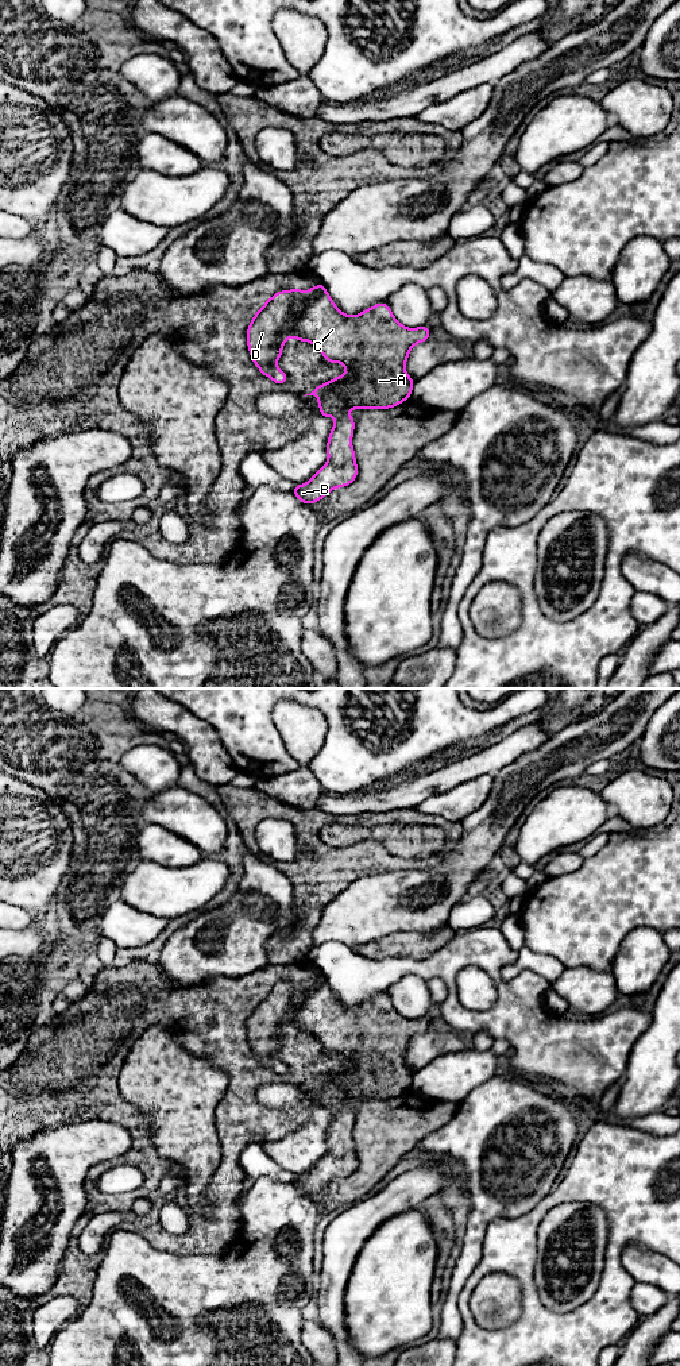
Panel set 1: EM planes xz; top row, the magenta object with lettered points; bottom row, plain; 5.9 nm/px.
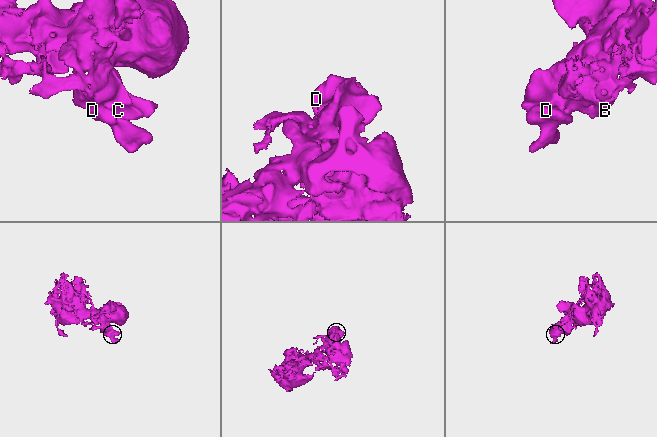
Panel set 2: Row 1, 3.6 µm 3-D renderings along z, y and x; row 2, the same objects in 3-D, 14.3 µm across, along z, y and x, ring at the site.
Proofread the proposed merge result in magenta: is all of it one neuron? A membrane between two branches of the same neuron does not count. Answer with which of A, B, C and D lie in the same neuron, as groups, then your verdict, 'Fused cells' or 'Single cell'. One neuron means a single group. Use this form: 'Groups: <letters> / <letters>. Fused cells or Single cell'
Groups: A B C D. Single cell

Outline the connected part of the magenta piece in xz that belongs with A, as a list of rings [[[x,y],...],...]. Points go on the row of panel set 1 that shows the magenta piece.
[[[320,282],[317,286],[310,288],[308,292],[304,292],[298,288],[294,288],[291,290],[279,290],[278,293],[275,293],[273,297],[270,297],[264,305],[262,305],[262,308],[255,313],[255,316],[252,317],[248,328],[247,328],[247,346],[248,346],[248,351],[250,351],[250,356],[252,359],[252,362],[255,363],[255,366],[259,368],[260,374],[263,377],[270,377],[273,379],[273,382],[275,385],[282,385],[285,382],[287,382],[287,374],[277,367],[277,362],[279,360],[279,358],[282,356],[282,347],[285,344],[285,342],[289,337],[294,337],[295,340],[300,342],[309,342],[312,343],[318,351],[322,352],[325,362],[328,363],[340,363],[345,366],[345,373],[343,375],[339,375],[333,379],[329,379],[325,383],[318,385],[310,394],[305,394],[306,395],[316,395],[318,400],[318,409],[322,417],[335,417],[336,421],[331,429],[328,441],[327,441],[327,454],[328,454],[328,460],[327,463],[304,485],[295,485],[294,490],[291,491],[302,503],[305,505],[310,505],[314,502],[321,501],[325,495],[328,495],[329,491],[332,491],[333,489],[339,489],[339,487],[345,487],[348,485],[351,485],[358,474],[358,464],[356,464],[356,458],[355,458],[355,451],[352,447],[352,436],[353,436],[353,431],[355,431],[355,420],[352,416],[348,416],[347,413],[352,409],[389,409],[389,408],[395,408],[397,405],[402,404],[403,401],[407,401],[410,398],[412,390],[413,390],[413,385],[414,385],[414,379],[412,377],[407,375],[406,373],[406,362],[407,362],[407,356],[410,354],[410,350],[418,344],[422,343],[425,340],[428,340],[430,337],[430,331],[428,328],[428,325],[425,327],[417,327],[417,328],[407,328],[405,325],[402,325],[393,315],[390,306],[386,302],[379,302],[372,305],[371,308],[363,310],[359,315],[344,315],[337,306],[336,304],[332,301],[329,293],[327,292],[325,286],[322,282]]]

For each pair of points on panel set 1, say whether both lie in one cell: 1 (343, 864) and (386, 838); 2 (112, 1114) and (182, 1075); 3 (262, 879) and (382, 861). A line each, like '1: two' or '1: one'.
1: two
2: two
3: two

